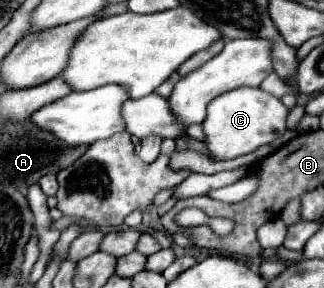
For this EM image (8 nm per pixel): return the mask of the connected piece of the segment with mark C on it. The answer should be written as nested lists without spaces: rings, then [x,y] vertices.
[[[241,87],[215,97],[215,101],[207,107],[207,119],[203,121],[205,141],[213,159],[235,159],[275,141],[287,131],[287,115],[289,107],[285,107],[279,97],[263,91],[261,87]]]

